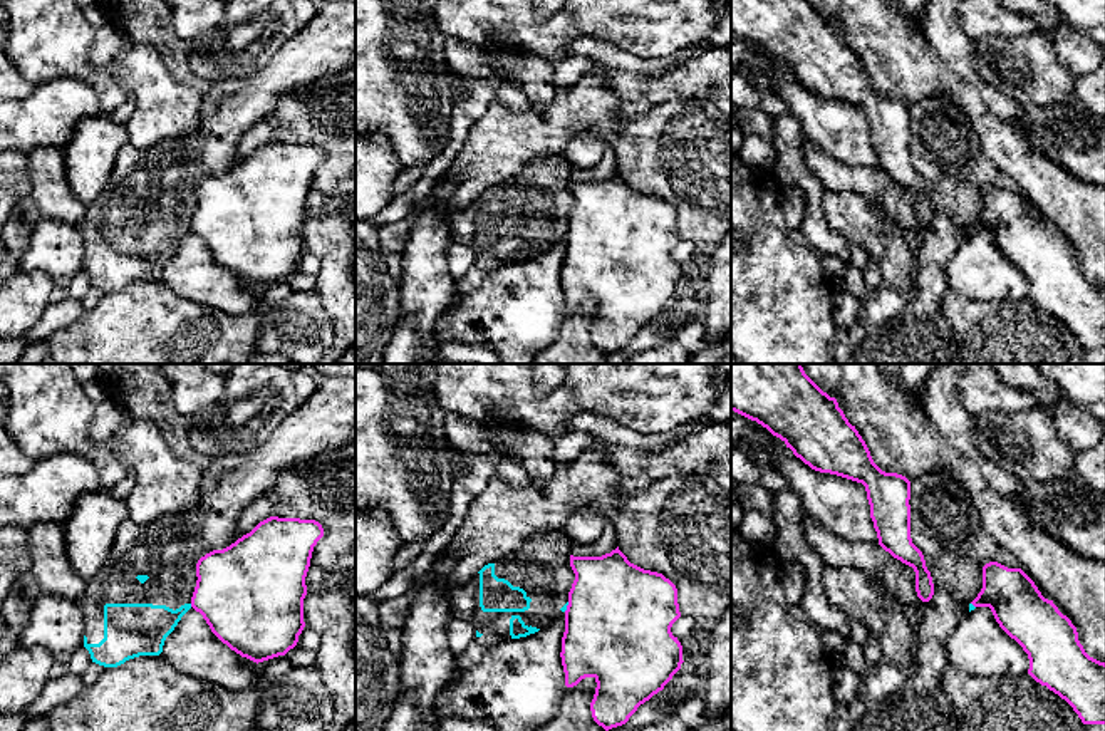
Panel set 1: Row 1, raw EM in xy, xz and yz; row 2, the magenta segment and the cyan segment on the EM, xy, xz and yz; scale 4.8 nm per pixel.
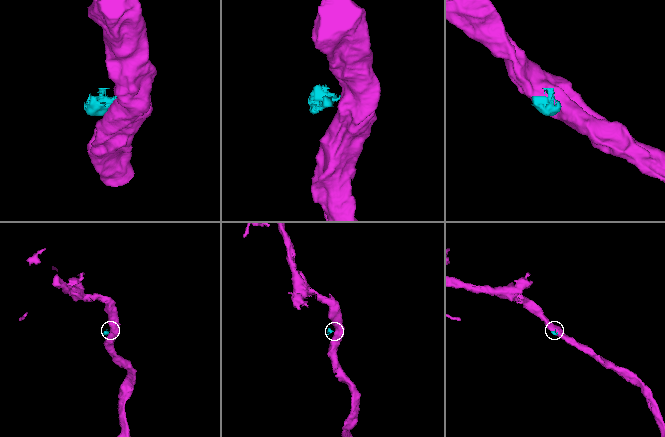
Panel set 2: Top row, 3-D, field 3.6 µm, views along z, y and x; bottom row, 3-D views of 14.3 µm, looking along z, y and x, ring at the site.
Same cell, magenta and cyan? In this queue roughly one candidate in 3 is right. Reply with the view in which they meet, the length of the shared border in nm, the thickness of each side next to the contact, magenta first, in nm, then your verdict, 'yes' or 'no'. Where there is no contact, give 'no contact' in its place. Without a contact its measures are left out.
xz | 50 nm | 500/20 nm | no

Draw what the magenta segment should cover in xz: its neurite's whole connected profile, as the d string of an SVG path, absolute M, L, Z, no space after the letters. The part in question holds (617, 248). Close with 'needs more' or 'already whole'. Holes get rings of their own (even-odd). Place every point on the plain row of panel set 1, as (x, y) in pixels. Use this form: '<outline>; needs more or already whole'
M619 171L602 181L570 179L570 191L575 205L568 216L560 277L565 310L595 303L592 342L609 355L625 349L641 329L662 315L684 287L682 270L671 257L681 241L677 213L662 198L630 188Z; already whole

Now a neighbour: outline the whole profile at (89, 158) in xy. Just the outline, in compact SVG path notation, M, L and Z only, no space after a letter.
M94 114L77 122L62 153L67 183L80 203L92 203L106 188L116 156L127 143L126 126L109 116Z

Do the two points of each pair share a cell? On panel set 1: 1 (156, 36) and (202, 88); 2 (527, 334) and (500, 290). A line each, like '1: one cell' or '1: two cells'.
1: one cell
2: one cell

